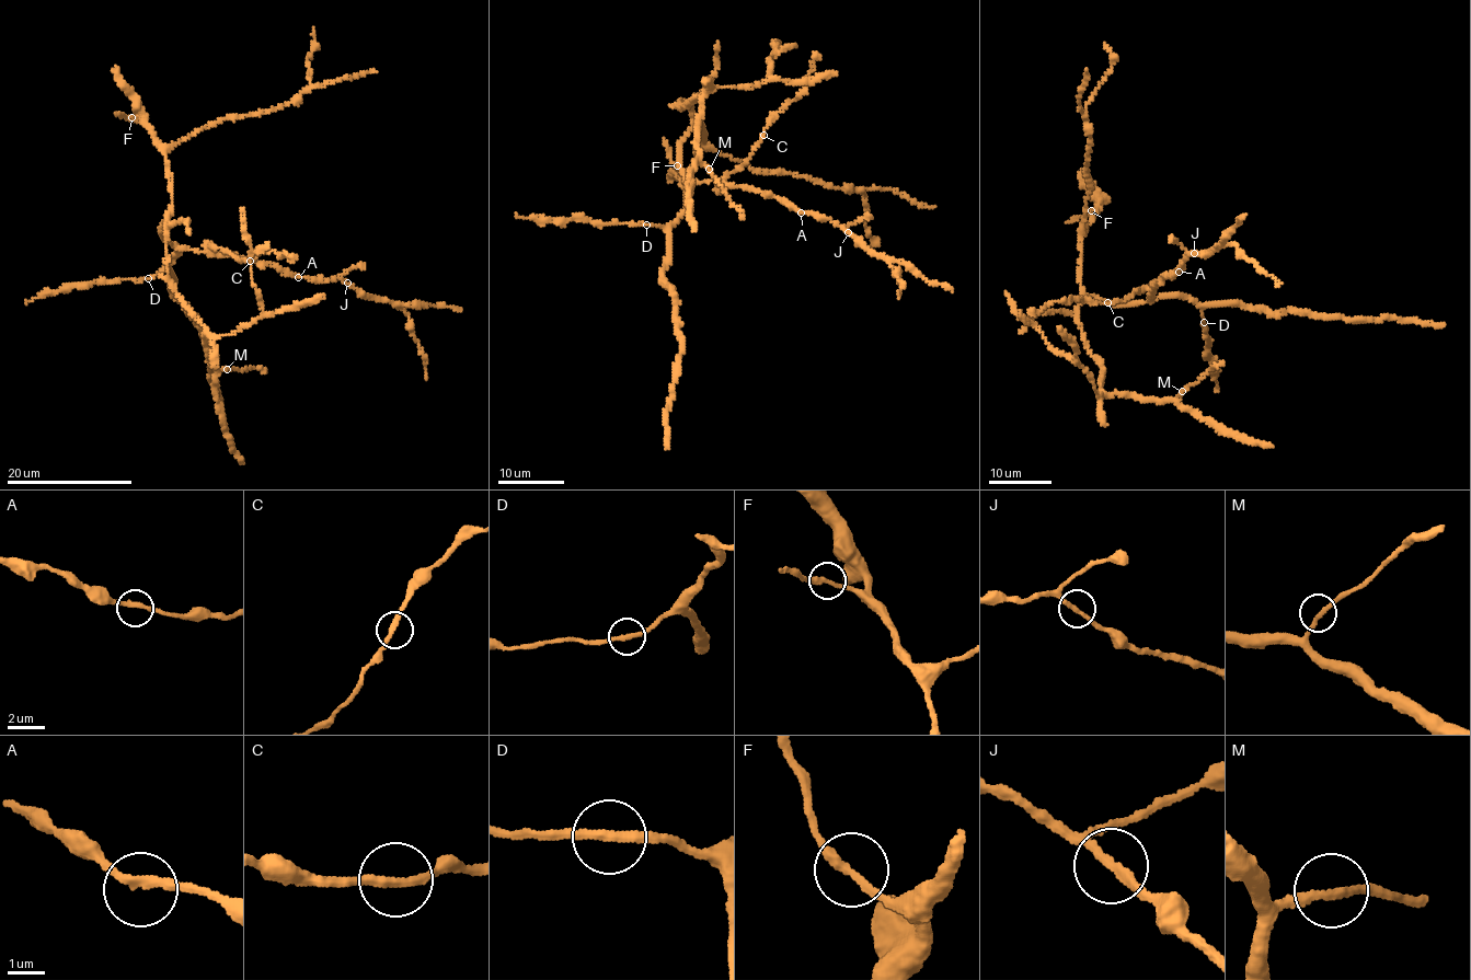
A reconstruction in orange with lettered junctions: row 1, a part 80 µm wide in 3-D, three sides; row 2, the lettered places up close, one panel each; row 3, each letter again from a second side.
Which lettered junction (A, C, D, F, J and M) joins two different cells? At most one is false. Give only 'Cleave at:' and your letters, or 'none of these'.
Cleave at: none of these

